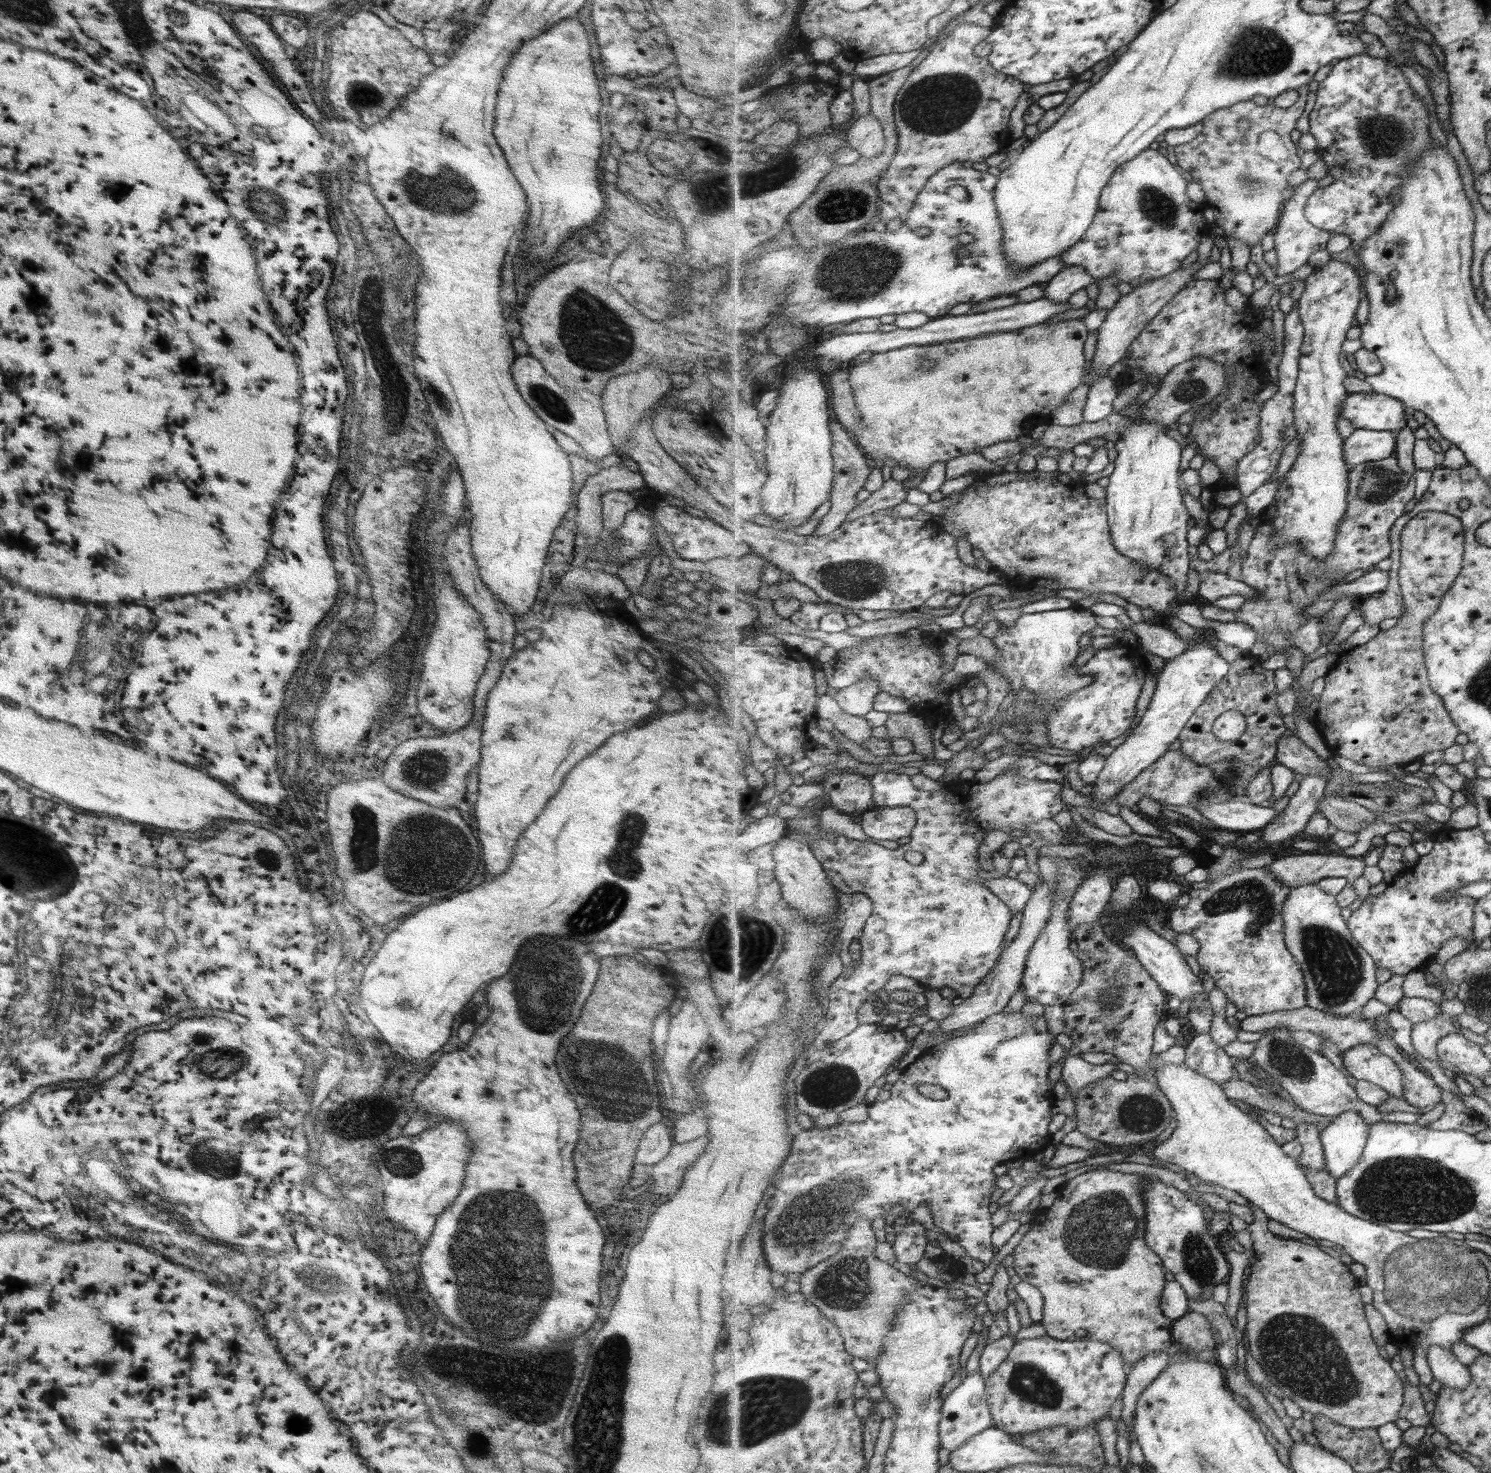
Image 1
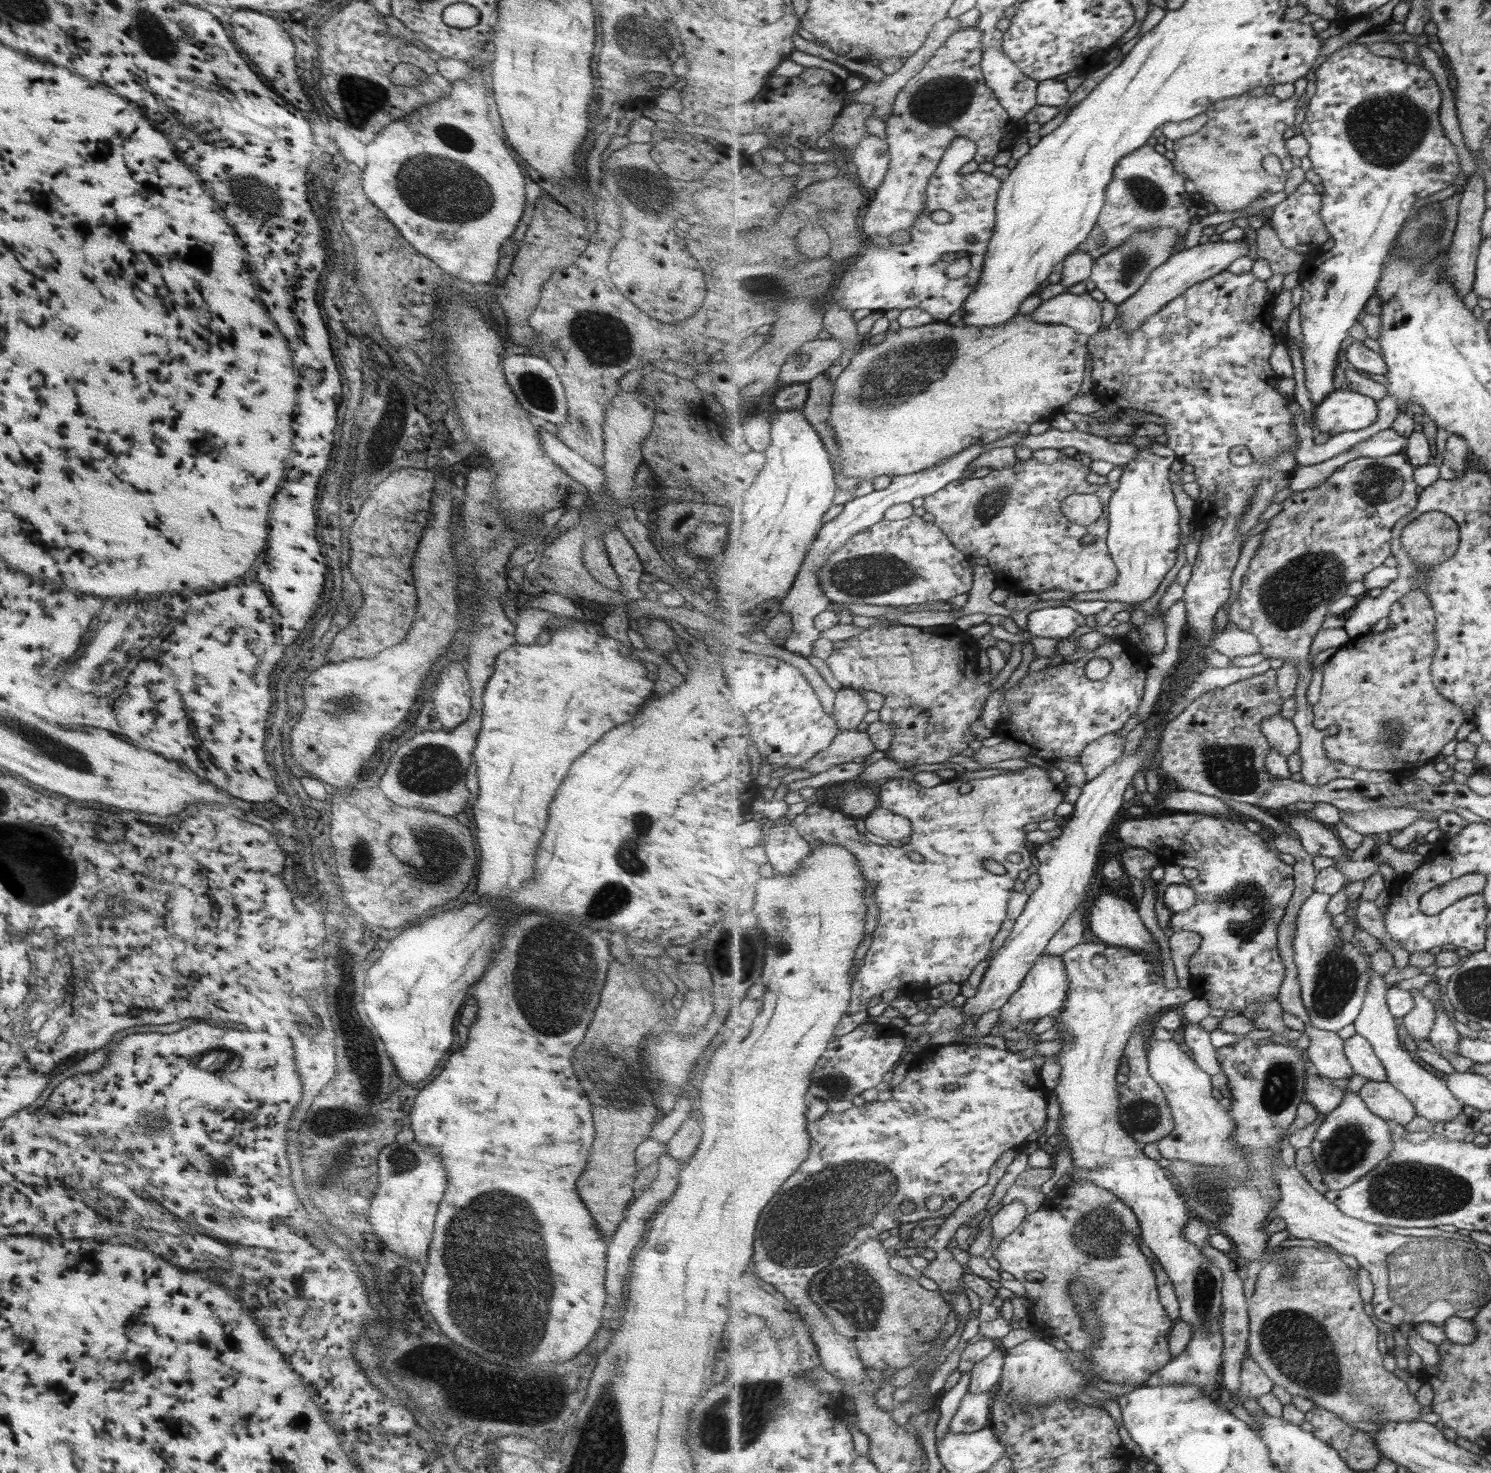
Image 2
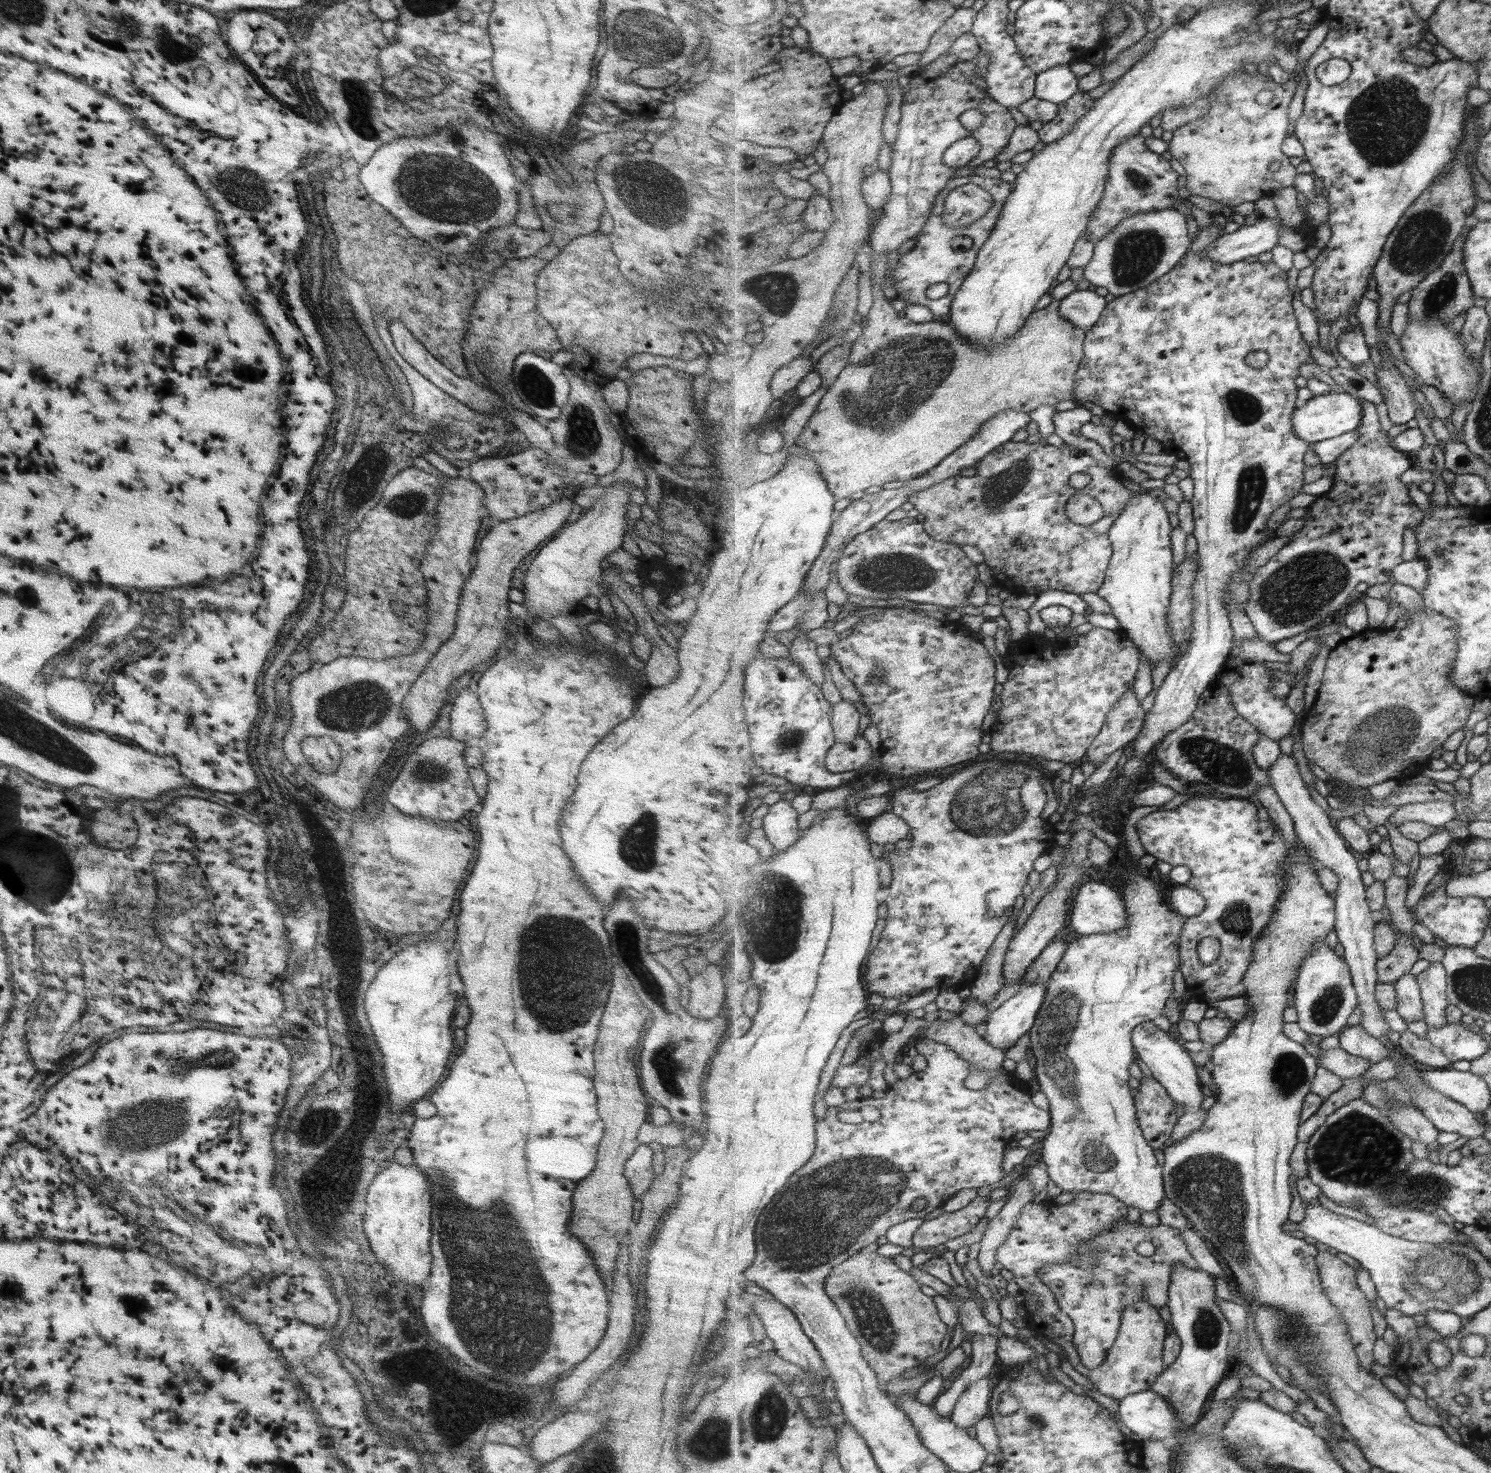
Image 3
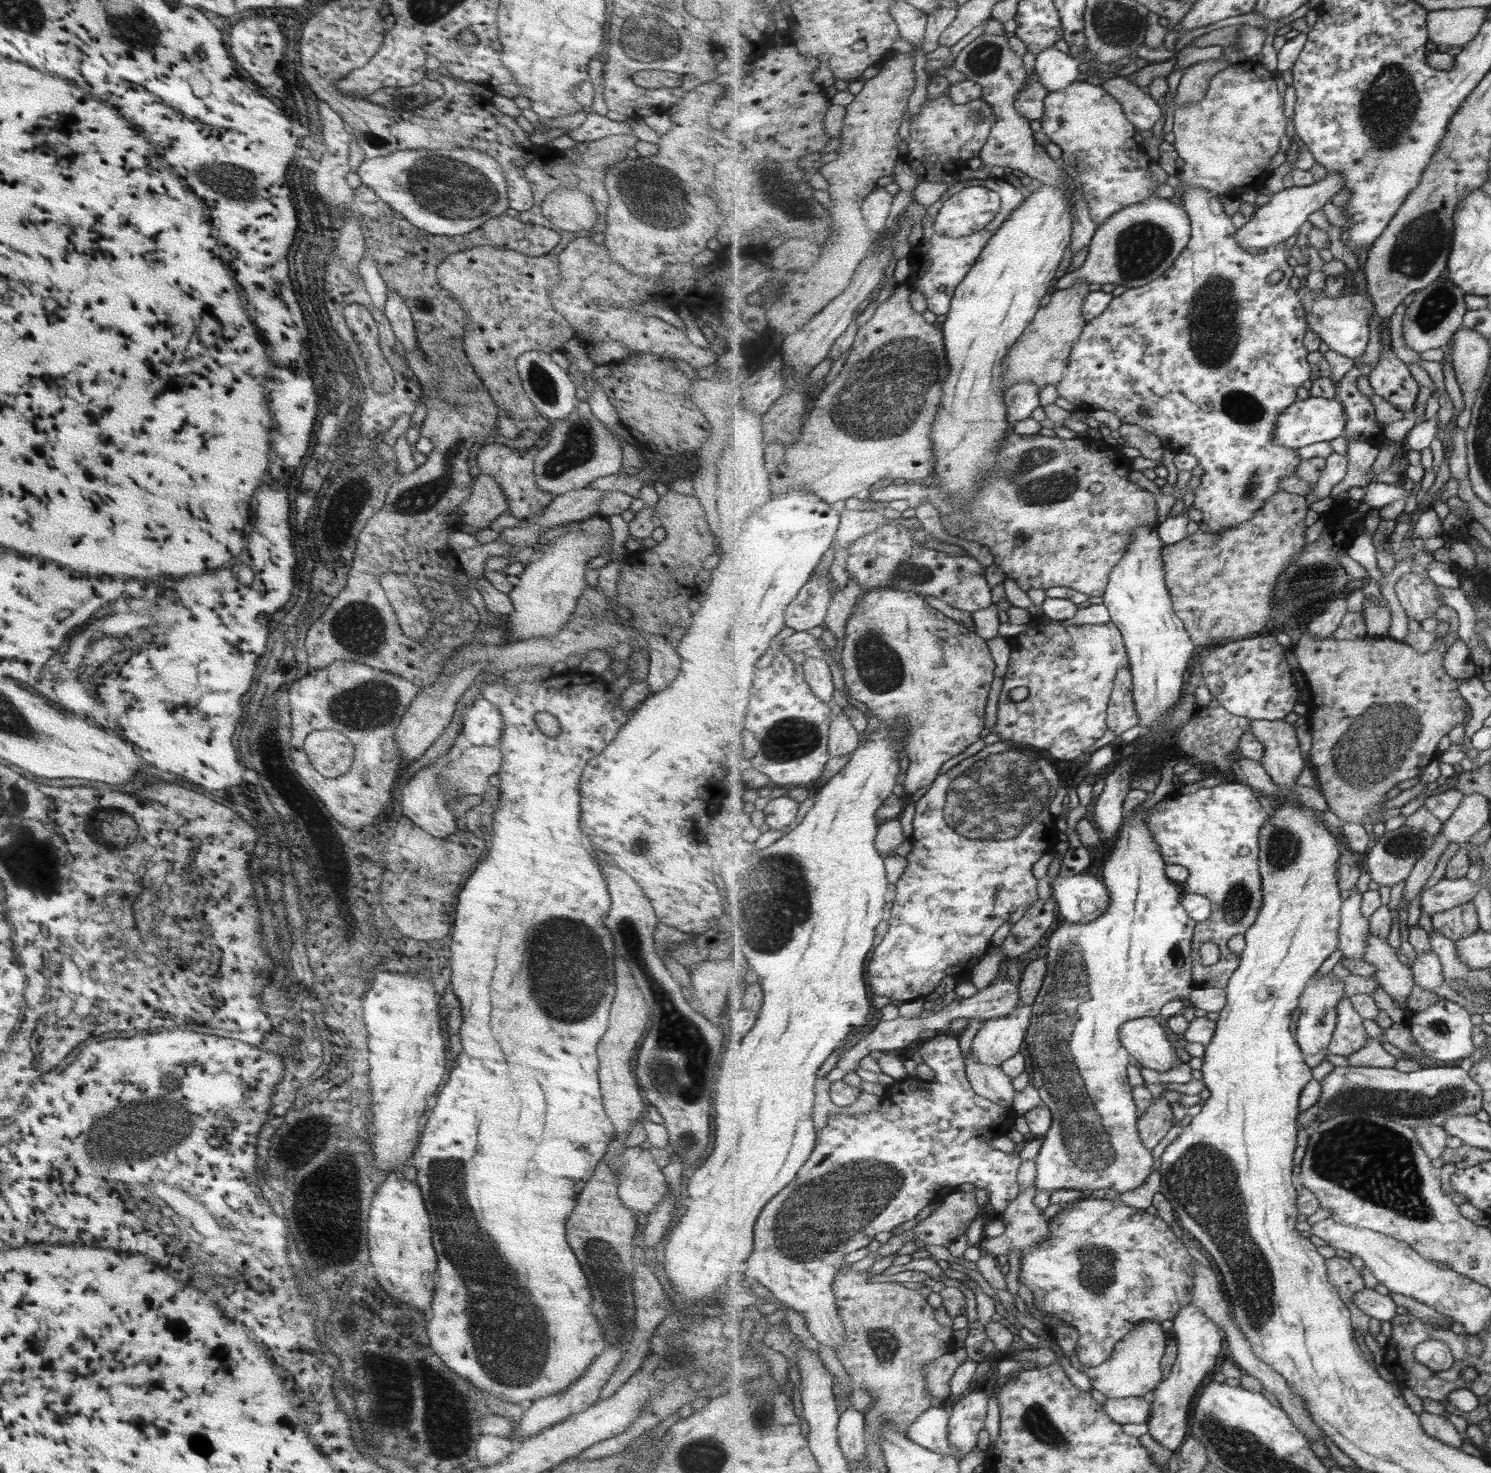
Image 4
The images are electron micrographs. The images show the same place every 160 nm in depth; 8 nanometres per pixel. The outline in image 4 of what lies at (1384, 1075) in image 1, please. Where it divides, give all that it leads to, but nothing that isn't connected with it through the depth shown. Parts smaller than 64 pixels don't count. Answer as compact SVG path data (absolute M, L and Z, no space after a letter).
M1349 997L1338 1004L1338 1018L1335 1037L1333 1037L1328 1051L1332 1055L1348 1058L1367 1046L1369 1036L1363 1026L1363 1017Z

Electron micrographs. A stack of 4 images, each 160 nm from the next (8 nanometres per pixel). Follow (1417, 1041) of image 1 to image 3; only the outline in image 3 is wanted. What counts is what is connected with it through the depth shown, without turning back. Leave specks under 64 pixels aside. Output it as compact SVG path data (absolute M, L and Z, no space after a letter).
M1406 974L1394 982L1398 998L1396 1011L1408 1022L1419 1022L1425 1019L1422 990L1418 977Z

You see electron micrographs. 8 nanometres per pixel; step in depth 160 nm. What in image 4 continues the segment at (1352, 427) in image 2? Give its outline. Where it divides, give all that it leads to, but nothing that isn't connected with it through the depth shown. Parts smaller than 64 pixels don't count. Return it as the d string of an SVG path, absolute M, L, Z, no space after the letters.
M1307 397L1297 399L1276 422L1274 442L1287 448L1303 448L1318 442L1329 442L1333 438L1344 437L1346 432L1346 409L1336 398Z

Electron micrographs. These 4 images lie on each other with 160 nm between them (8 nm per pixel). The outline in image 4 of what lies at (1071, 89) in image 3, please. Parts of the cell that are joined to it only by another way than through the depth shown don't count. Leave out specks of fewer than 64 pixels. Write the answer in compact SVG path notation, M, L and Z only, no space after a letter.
M1063 45L1046 48L1036 56L1034 71L1049 92L1059 92L1079 82L1085 63L1077 61Z

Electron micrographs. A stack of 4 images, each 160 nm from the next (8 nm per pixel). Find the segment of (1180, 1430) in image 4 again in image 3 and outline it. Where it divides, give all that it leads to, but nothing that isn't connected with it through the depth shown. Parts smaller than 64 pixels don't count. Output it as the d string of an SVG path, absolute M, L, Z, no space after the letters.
M1180 1262L1176 1264L1168 1306L1172 1313L1171 1327L1182 1340L1182 1351L1150 1389L1170 1402L1182 1422L1182 1432L1186 1432L1199 1421L1205 1402L1225 1378L1229 1358L1234 1354L1230 1346L1233 1334L1231 1323L1216 1303L1215 1278L1201 1267L1188 1268Z

